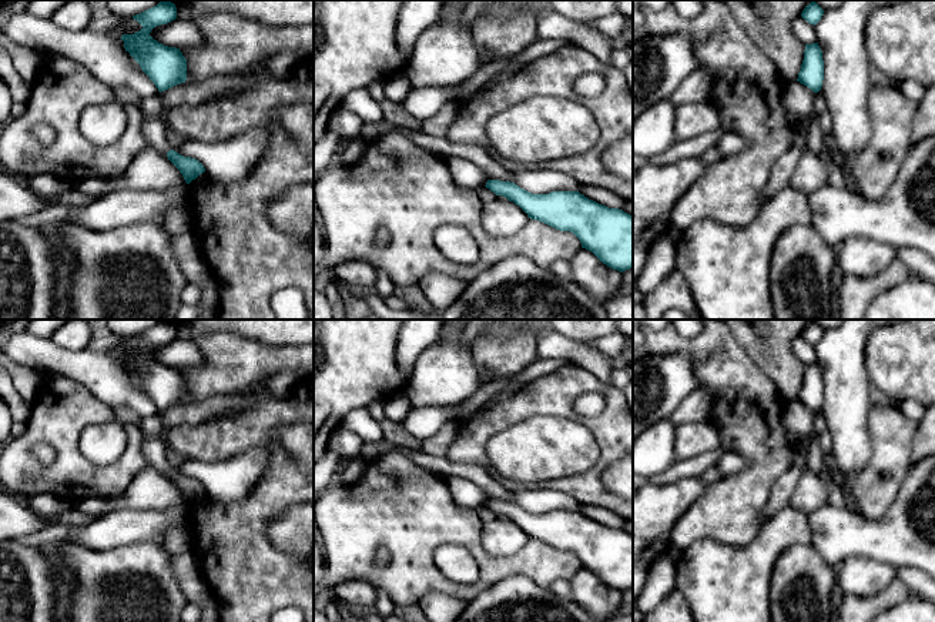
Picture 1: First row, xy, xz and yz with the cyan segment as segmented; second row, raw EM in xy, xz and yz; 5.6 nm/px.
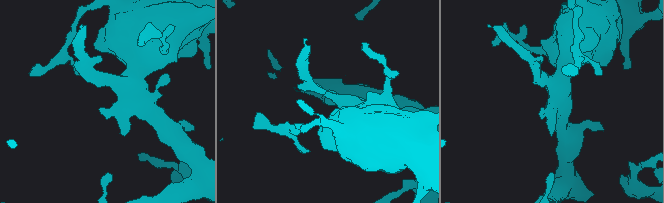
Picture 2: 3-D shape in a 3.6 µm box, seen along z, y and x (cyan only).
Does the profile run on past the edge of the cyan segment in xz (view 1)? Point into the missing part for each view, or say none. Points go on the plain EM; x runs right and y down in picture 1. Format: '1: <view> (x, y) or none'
1: none

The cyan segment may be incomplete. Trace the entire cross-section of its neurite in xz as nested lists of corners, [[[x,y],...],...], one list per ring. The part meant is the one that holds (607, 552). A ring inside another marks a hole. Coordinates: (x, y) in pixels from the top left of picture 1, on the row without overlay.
[[[487,499],[486,508],[519,525],[529,538],[573,552],[582,568],[620,592],[633,588],[633,535],[589,519],[579,511],[532,514],[515,502]]]

